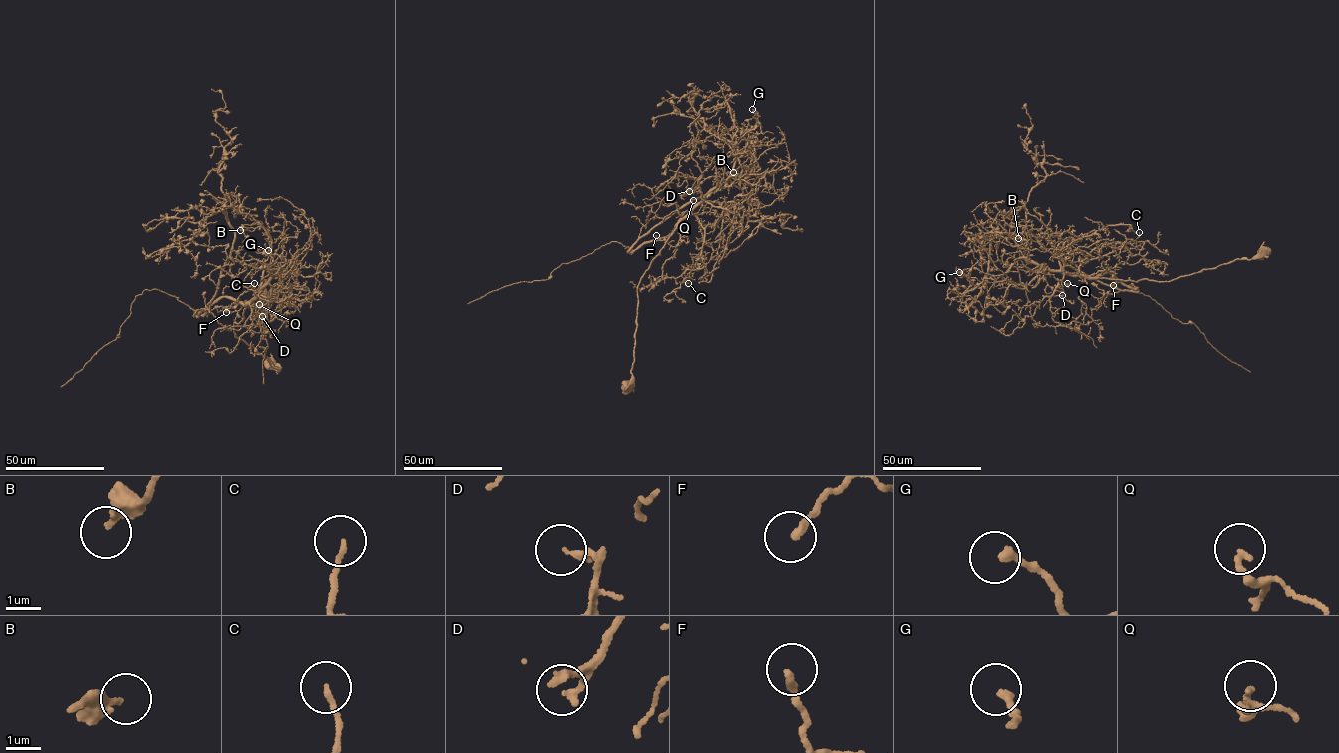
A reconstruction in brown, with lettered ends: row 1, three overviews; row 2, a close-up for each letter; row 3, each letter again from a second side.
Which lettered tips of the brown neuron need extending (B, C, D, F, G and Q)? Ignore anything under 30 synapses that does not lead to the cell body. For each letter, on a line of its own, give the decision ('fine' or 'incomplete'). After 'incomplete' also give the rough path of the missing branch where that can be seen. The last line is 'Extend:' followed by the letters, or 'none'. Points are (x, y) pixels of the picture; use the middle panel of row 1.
B: fine
C: fine
D: fine
F: fine
G: fine
Q: fine
Extend: none

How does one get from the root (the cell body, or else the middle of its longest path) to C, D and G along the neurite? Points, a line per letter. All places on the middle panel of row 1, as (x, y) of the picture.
C: (626, 387), (640, 278), (691, 214), (703, 242), (686, 276), (688, 283)
D: (626, 387), (632, 378), (640, 278), (682, 220), (703, 201), (698, 184), (702, 174), (689, 191)
G: (626, 387), (640, 278), (682, 220), (710, 191), (741, 171), (734, 149), (755, 128), (758, 116), (752, 109)

